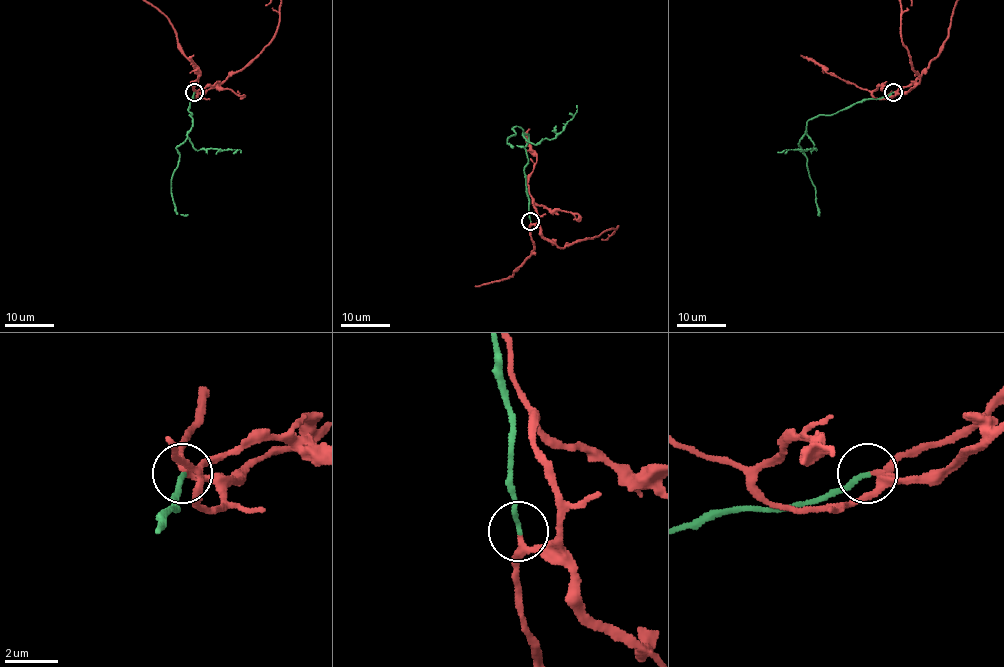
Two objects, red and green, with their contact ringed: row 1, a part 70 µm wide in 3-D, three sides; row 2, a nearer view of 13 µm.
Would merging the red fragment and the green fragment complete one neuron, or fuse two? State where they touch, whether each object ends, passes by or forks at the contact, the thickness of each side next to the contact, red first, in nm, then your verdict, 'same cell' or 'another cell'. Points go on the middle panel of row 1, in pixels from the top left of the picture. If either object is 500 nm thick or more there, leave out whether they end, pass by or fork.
(530, 221) | red passes by | green ends | 200/180 nm | same cell

